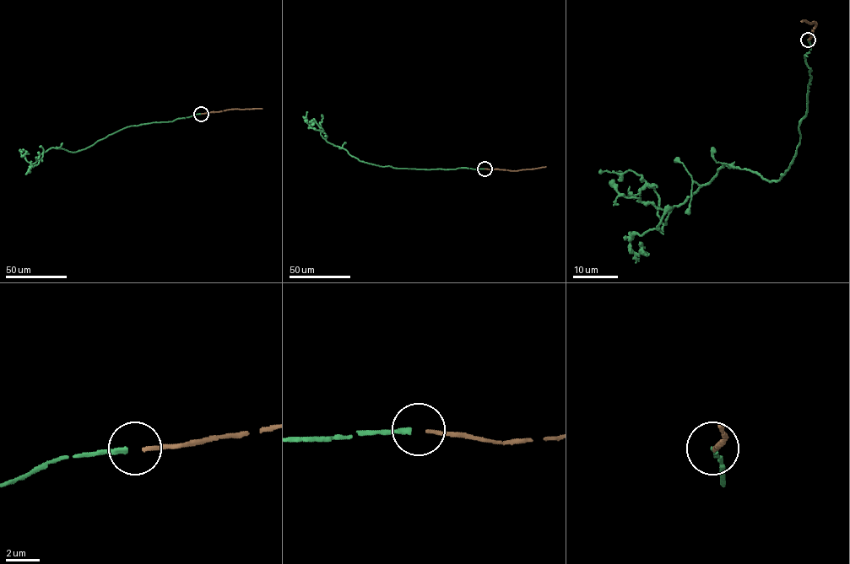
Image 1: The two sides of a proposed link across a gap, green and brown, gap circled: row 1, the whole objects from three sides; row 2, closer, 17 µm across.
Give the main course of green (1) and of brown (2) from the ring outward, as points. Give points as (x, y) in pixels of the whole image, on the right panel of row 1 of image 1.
1: (807, 40), (807, 112), (779, 179), (722, 165), (663, 223), (658, 196), (641, 176), (599, 173)
2: (809, 40), (816, 24), (800, 21)

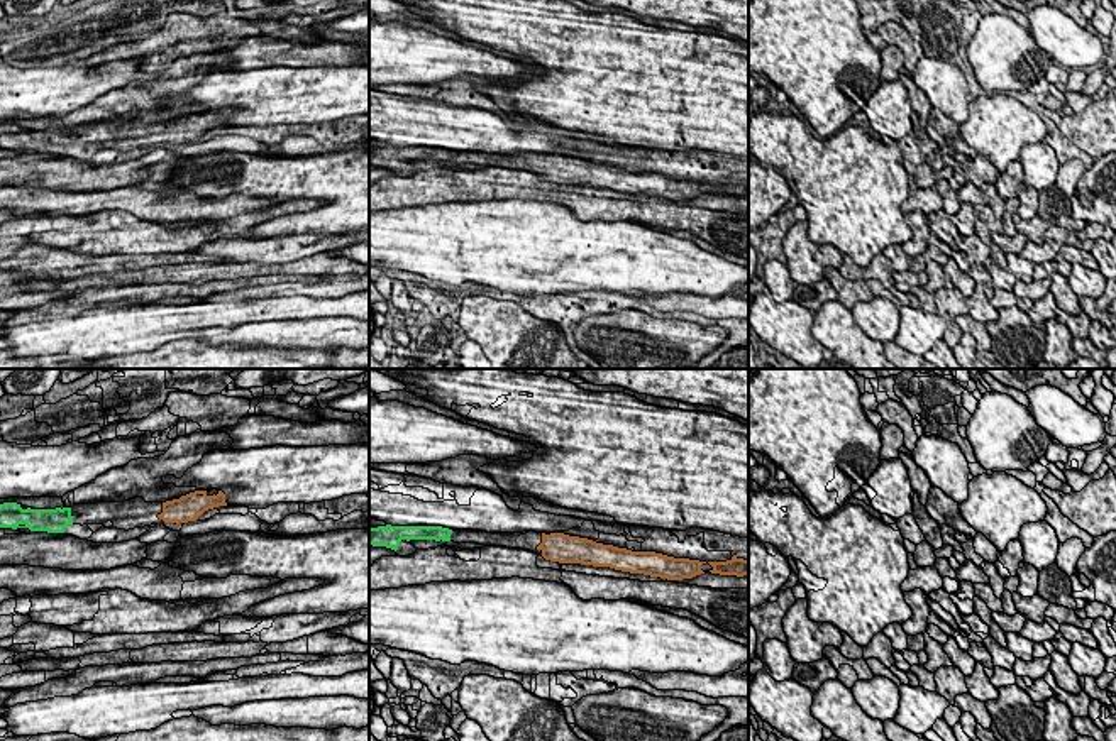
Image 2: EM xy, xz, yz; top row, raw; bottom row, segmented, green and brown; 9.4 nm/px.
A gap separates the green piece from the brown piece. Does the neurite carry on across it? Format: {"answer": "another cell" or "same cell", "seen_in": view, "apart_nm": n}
{"answer": "same cell", "seen_in": "xy", "apart_nm": 800}

